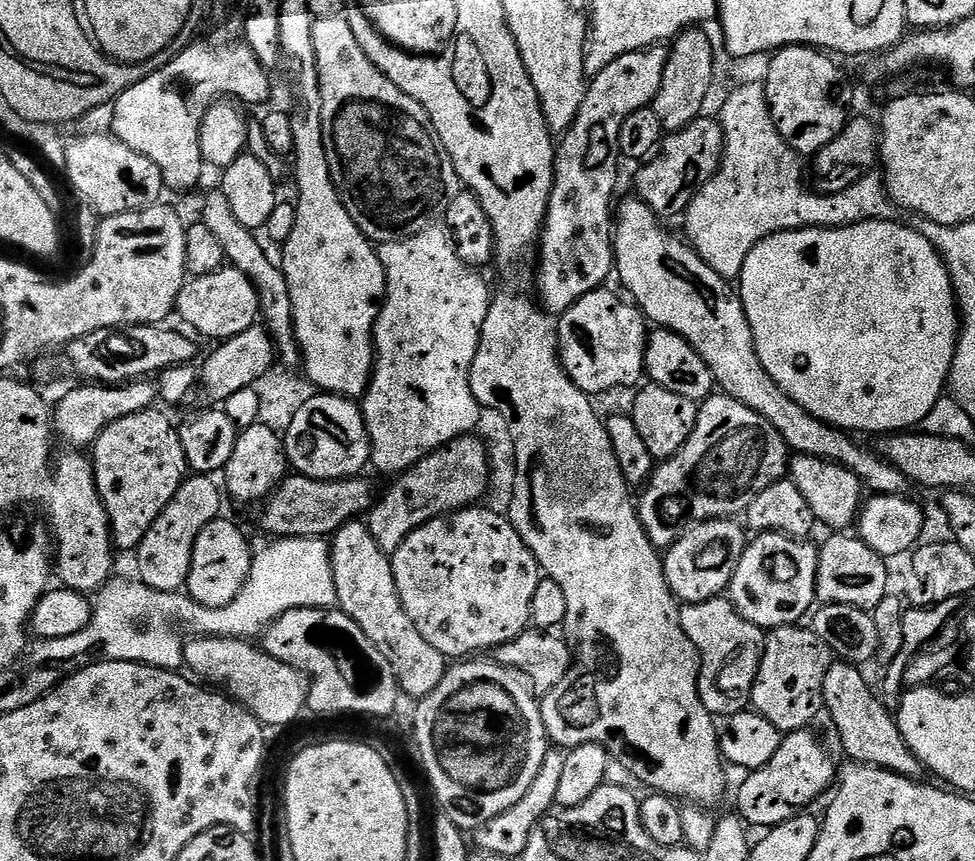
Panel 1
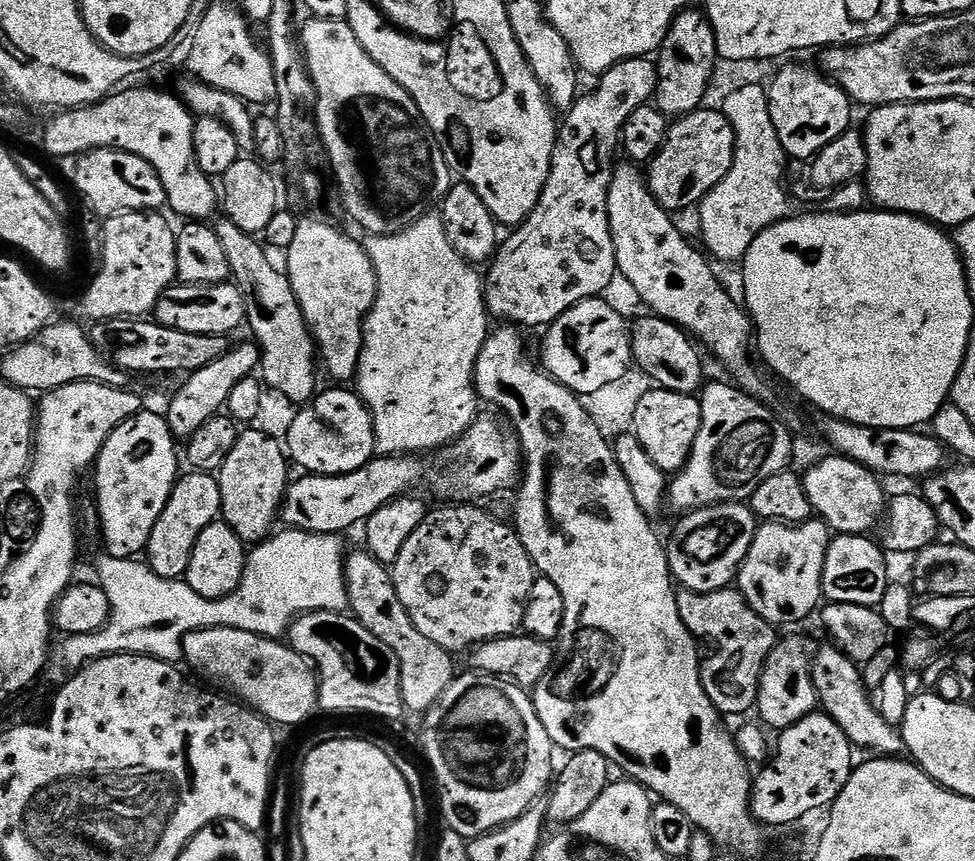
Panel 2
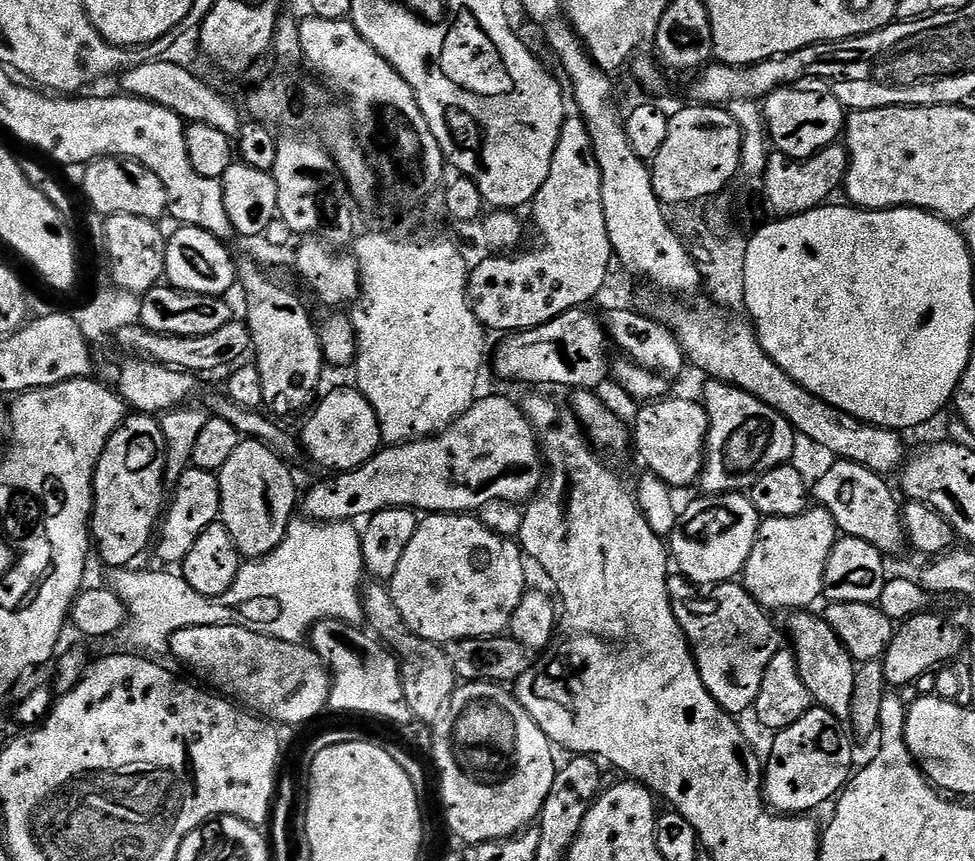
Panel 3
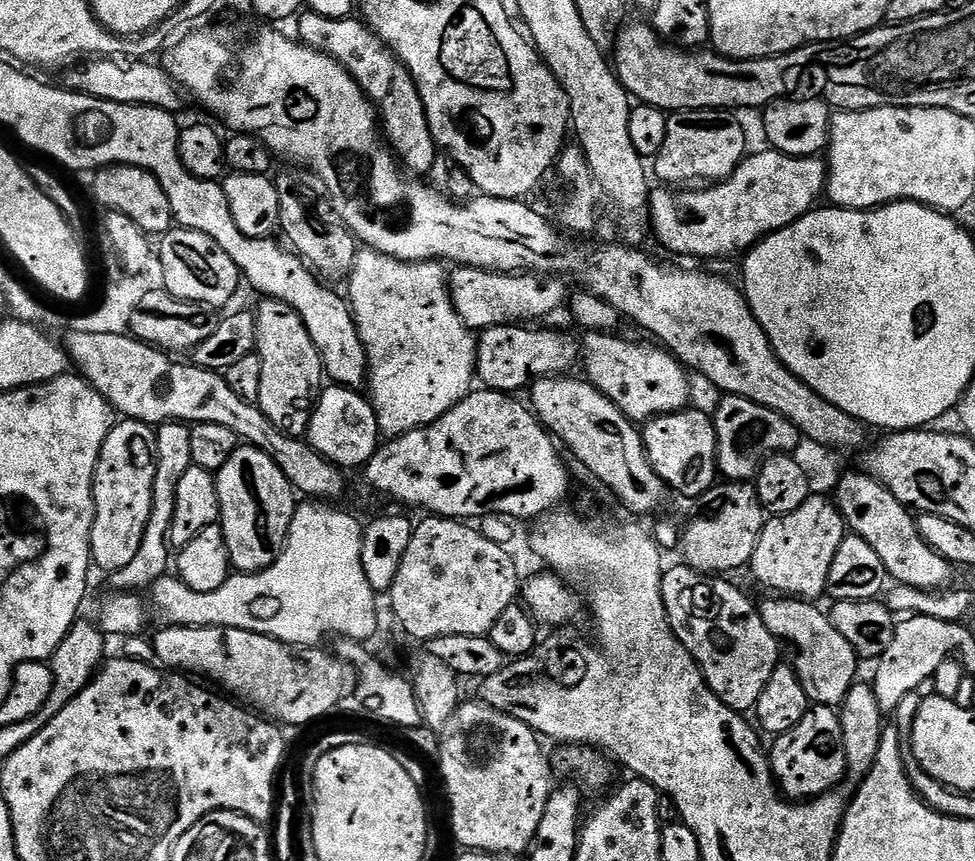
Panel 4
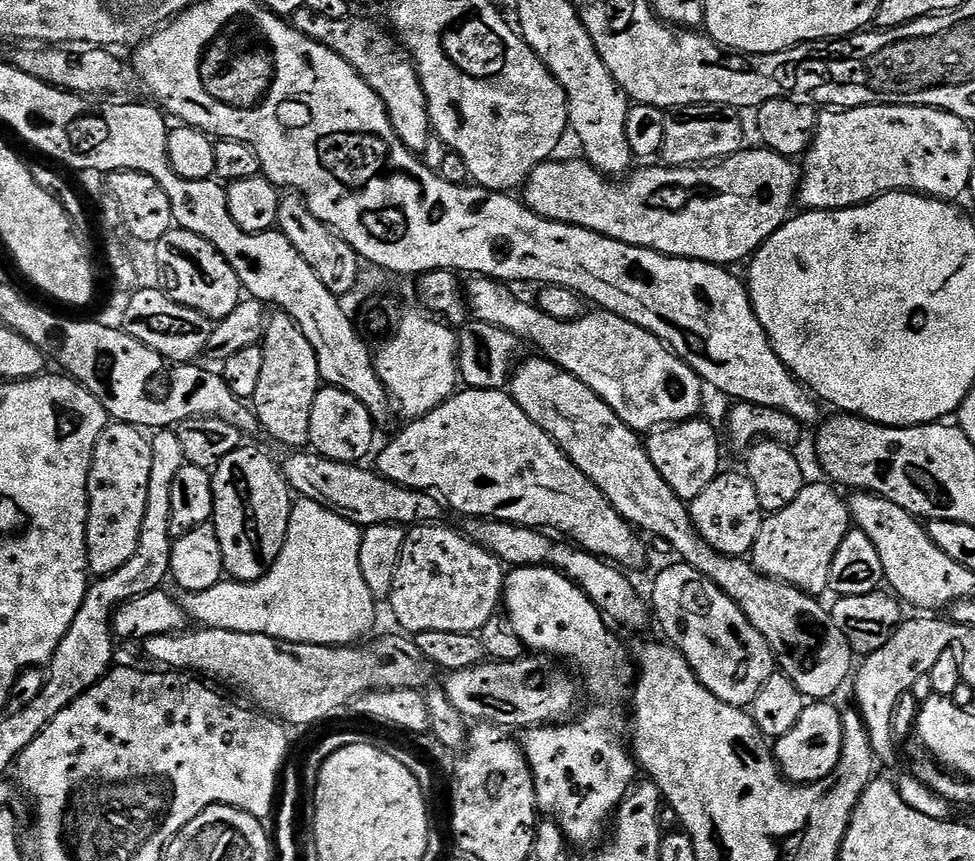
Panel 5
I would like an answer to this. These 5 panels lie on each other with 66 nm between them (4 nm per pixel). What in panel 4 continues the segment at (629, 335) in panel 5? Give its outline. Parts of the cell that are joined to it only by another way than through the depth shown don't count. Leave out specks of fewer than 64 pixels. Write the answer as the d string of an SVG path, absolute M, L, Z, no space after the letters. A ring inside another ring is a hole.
M588 332L582 340L582 368L588 383L609 396L633 422L647 422L656 416L683 412L689 407L692 384L683 364L663 347L639 344L621 334Z

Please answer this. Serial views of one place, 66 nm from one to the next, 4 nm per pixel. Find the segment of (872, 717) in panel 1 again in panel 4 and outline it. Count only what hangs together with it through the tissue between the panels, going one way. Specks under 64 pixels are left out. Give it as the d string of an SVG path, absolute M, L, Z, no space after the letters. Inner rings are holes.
M783 594L771 597L773 600L759 601L760 617L780 643L787 663L794 670L802 690L806 690L813 705L836 708L843 705L846 694L857 683L856 663L858 657L854 646L838 634L827 611L819 612L815 603L803 598L793 598Z

